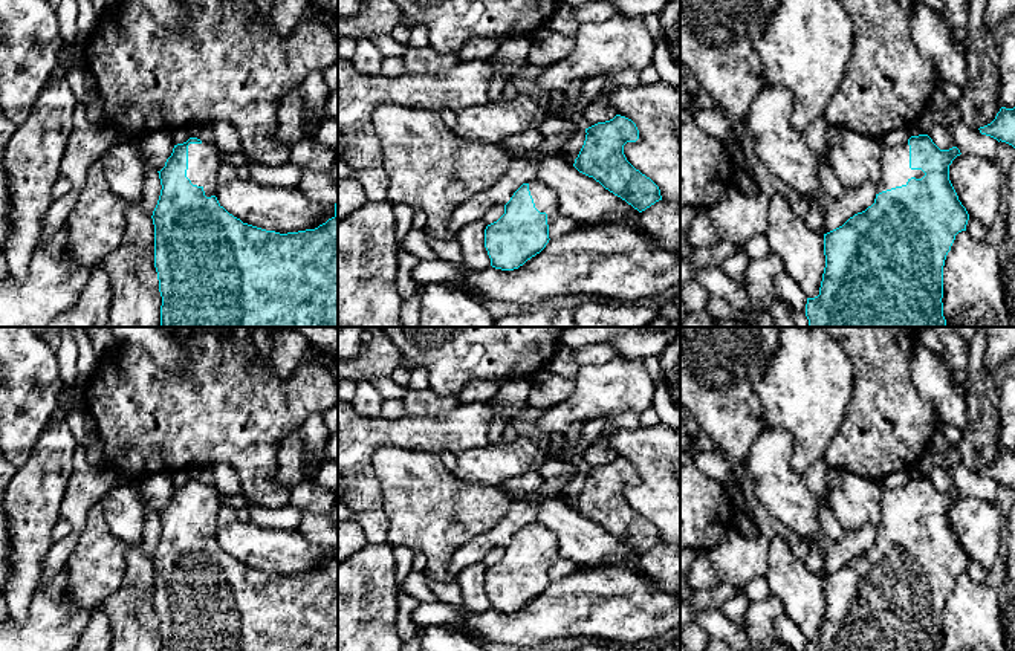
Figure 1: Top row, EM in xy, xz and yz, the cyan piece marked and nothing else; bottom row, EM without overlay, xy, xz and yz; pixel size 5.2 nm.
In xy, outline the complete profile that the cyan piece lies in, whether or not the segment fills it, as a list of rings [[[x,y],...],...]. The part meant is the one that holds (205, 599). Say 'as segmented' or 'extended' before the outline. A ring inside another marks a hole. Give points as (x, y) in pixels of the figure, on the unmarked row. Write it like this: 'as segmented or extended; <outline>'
extended; [[[190,480],[186,484],[174,487],[165,509],[157,513],[162,532],[151,561],[154,567],[154,610],[162,639],[161,651],[338,651],[338,544],[335,546],[335,558],[315,572],[287,576],[266,573],[243,565],[219,546],[216,532],[220,509],[220,492],[214,486]]]

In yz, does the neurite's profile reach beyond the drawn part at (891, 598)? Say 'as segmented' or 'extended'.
extended

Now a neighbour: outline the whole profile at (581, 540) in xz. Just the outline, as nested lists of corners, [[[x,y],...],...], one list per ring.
[[[563,497],[538,498],[537,506],[535,521],[556,533],[559,556],[576,567],[589,568],[639,555],[593,520],[579,515]]]

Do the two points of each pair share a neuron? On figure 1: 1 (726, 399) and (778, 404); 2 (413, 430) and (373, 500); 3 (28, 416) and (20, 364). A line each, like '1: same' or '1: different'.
1: different
2: same
3: same

